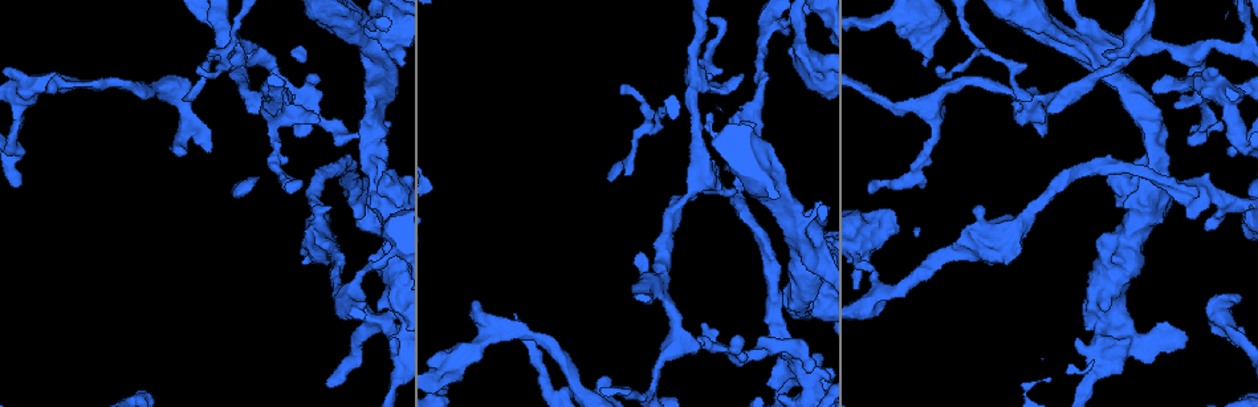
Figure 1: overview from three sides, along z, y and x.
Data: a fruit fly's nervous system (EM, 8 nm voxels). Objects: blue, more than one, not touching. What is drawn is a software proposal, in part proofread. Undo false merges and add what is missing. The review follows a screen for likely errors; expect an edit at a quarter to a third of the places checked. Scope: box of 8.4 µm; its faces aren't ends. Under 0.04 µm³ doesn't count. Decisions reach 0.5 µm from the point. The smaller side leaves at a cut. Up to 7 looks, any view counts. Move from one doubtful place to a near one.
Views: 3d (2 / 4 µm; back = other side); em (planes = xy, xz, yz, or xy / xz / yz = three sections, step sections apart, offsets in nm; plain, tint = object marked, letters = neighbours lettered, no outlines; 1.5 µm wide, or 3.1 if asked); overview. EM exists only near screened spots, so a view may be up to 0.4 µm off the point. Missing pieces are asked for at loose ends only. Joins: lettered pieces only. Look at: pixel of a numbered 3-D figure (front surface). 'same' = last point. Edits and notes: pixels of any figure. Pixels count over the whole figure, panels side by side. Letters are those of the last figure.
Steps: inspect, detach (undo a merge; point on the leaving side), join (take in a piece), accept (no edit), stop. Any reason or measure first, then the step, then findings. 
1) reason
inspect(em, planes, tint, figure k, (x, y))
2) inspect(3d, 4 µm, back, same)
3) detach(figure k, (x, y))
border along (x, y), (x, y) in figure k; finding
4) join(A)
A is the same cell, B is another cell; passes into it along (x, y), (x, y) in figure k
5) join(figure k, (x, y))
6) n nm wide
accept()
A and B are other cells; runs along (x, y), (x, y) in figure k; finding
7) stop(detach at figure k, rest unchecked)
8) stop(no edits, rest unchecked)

branch stops here
inspect(em, planes, letters, figure 1, (1176, 109))

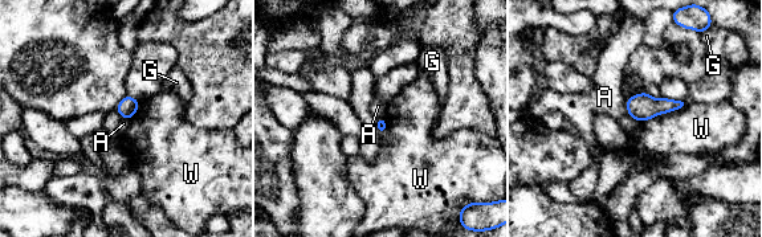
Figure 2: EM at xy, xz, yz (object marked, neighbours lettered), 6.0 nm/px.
A touches over 150 nm
accept()
A, G and W are other cells; none of them fits

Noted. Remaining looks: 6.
an open end
inspect(3d, 2 µm, figure 1, (316, 123))

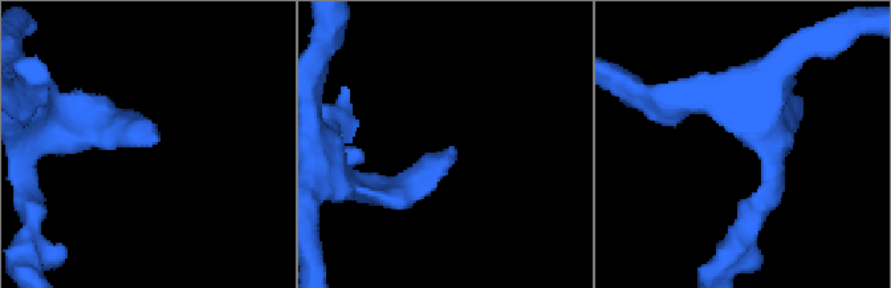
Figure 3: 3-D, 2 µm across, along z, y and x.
inspect(em, planes, letters, figure 3, (441, 152))

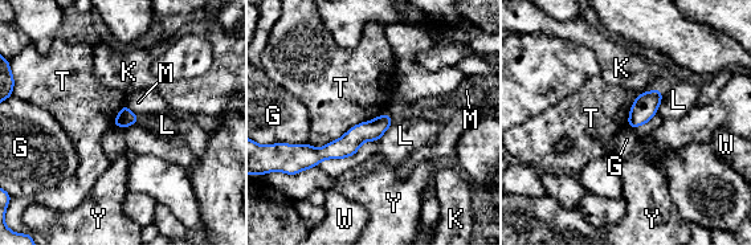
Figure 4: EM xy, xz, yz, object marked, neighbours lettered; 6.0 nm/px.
T touches over 500 nm
accept()
G, K, L, M, T, W and Y are other cells; none of them fits

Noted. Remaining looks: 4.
sharp bend
inspect(3d, 4 µm, figure 1, (874, 287))

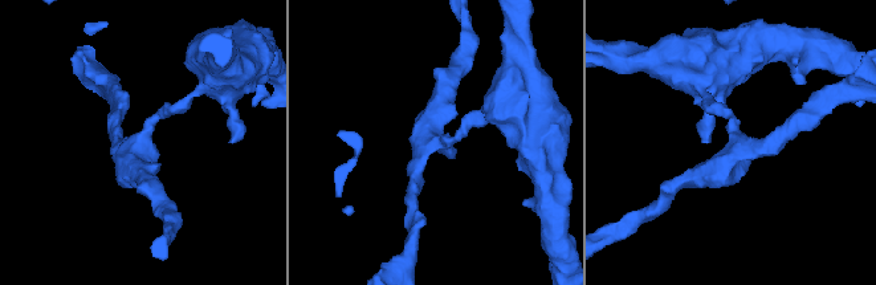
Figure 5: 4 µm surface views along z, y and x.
3 arms; arms of 160, 190, 300 nm
inspect(em, planes, tint, figure 5, (133, 142))

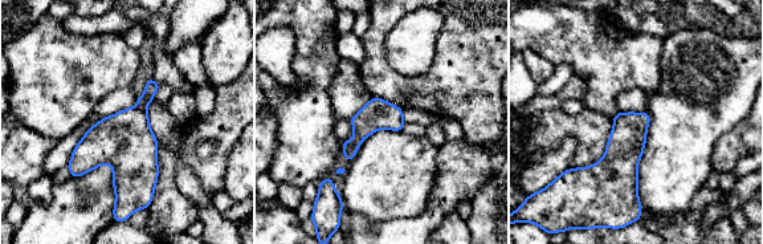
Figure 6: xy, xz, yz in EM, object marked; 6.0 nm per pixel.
inspect(em, planes, letters, same)

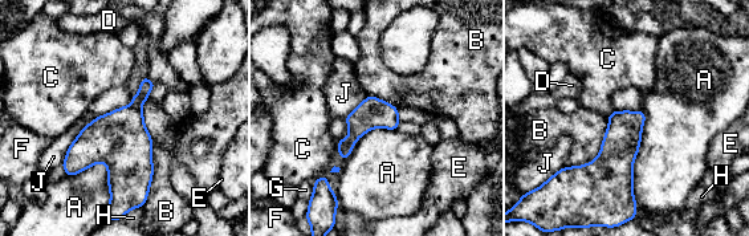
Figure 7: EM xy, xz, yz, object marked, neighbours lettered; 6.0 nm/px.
detach(figure 7, (119, 139))
A, B, C, D, E, F, G, H and J are other cells; two neurons meet here

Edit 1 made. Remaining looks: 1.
stop(detach at figure 7, rest unchecked)

